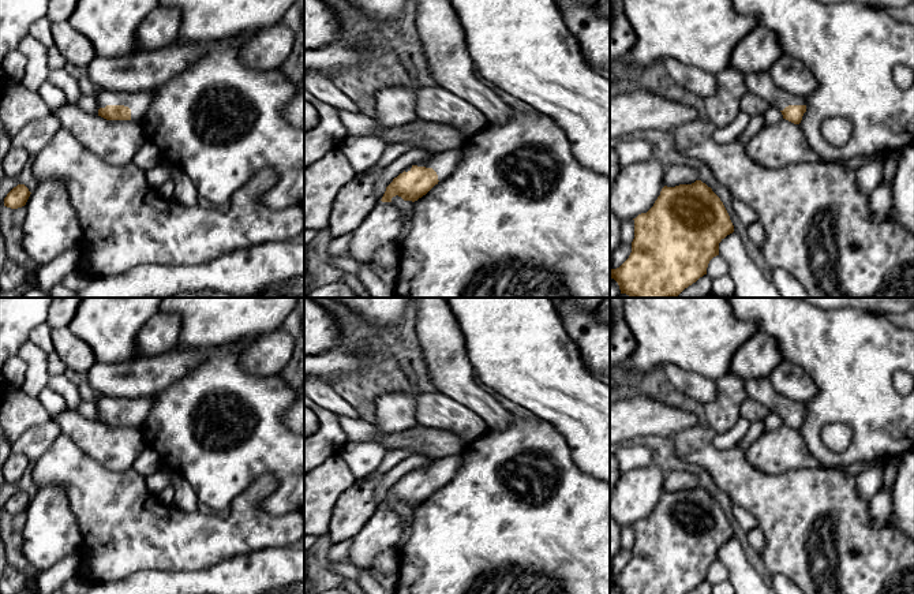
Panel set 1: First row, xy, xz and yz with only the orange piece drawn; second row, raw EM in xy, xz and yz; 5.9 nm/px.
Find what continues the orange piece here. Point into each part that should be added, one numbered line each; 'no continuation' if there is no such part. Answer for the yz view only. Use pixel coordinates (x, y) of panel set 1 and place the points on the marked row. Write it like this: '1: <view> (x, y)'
1: yz (760, 83)

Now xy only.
1: xy (139, 101)

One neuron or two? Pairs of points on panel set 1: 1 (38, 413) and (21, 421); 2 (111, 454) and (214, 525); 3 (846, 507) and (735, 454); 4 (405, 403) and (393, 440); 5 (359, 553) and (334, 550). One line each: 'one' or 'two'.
1: one
2: two
3: one
4: two
5: two

